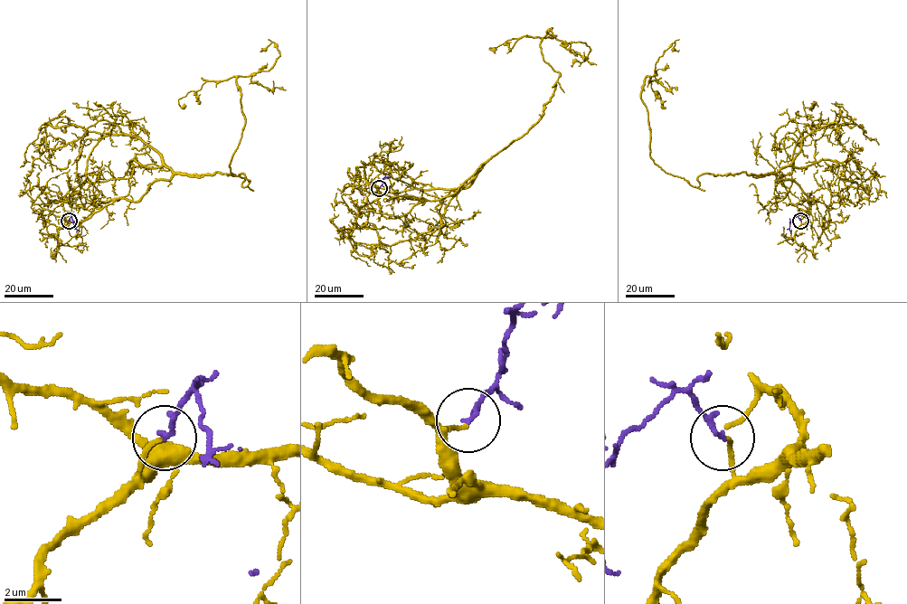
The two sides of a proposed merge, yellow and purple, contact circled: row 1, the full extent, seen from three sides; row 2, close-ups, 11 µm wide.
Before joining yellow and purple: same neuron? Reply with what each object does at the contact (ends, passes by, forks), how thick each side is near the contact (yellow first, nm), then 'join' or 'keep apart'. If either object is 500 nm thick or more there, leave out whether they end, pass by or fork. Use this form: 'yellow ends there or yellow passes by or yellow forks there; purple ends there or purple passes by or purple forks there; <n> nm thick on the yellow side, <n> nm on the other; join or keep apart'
yellow ends there; purple ends there; 130 nm thick on the yellow side, 180 nm on the other; join

